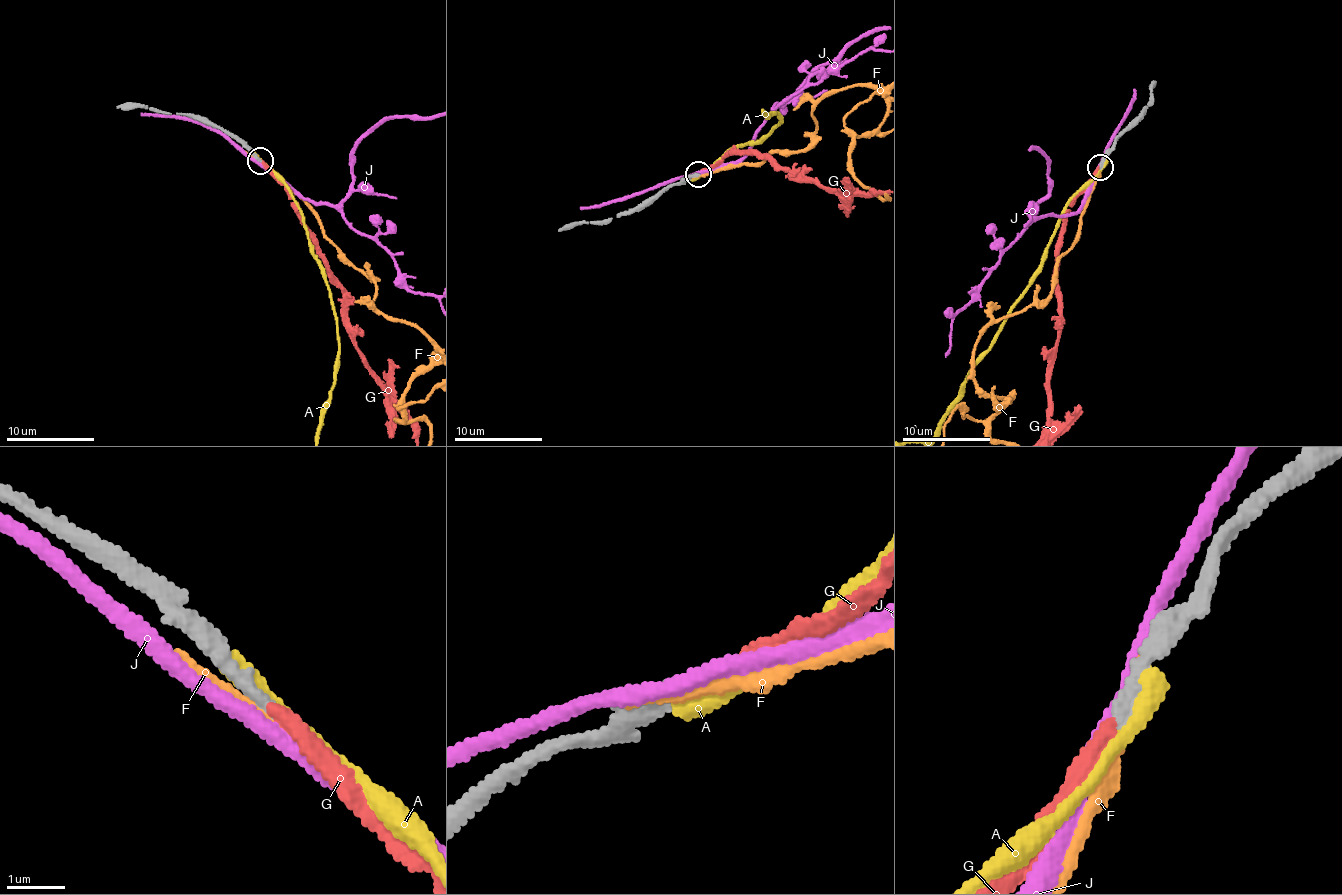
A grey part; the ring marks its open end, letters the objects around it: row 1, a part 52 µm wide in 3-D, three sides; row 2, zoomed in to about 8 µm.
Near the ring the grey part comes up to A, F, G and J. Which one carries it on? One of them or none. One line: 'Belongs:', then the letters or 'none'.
Belongs: G

